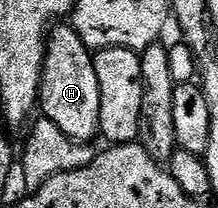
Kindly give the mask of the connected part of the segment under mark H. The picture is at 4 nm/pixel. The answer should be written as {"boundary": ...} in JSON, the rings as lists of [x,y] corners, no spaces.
{"boundary":[[[55,24],[46,35],[38,105],[41,116],[54,123],[71,140],[90,143],[94,141],[93,137],[99,136],[100,79],[96,79],[94,53],[87,49],[84,39],[76,35],[73,24]]]}

